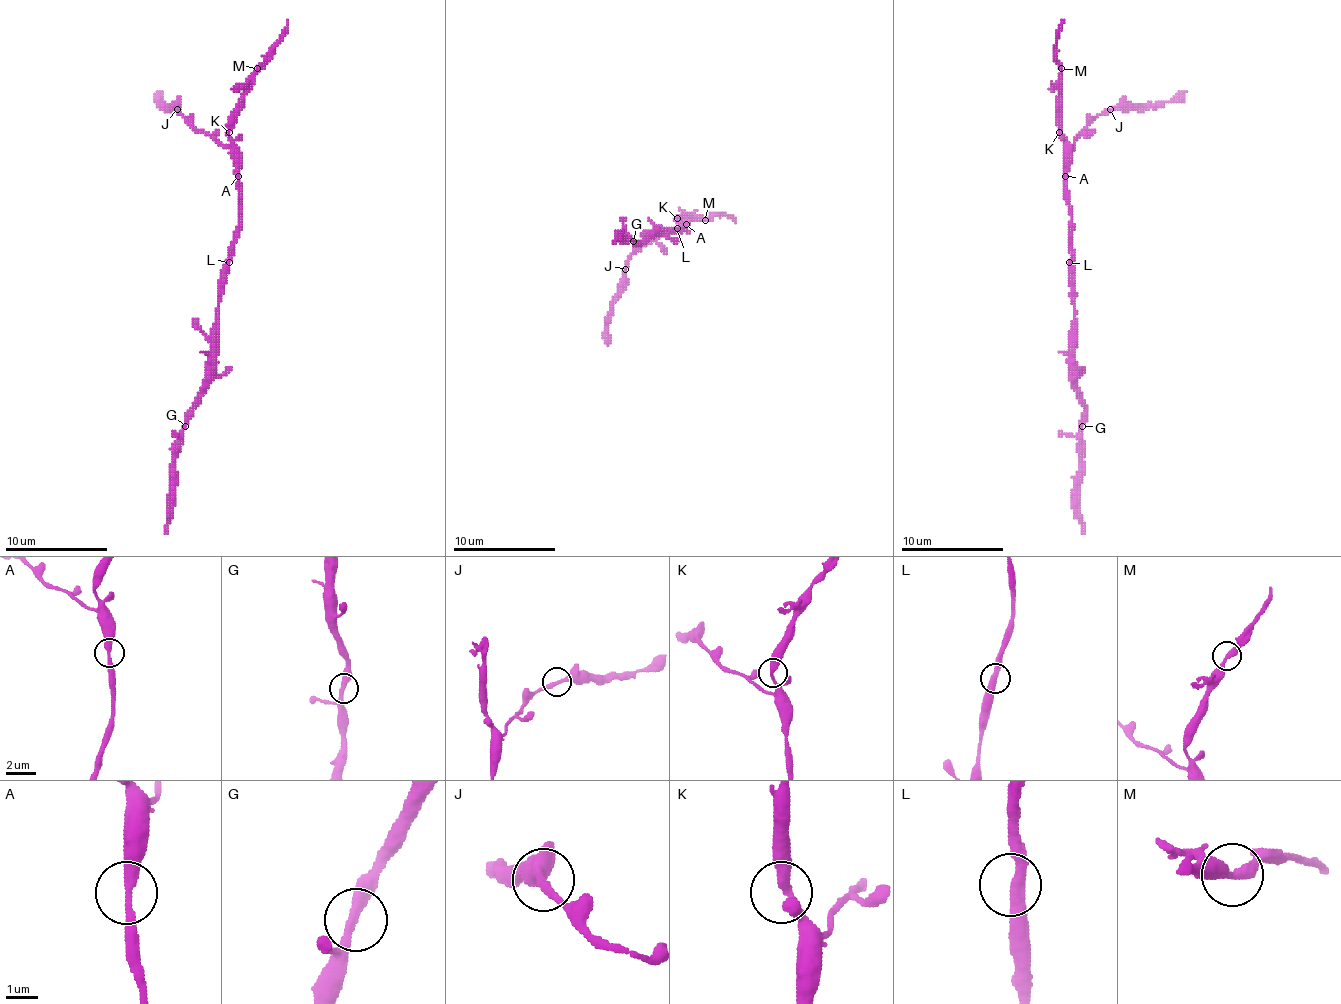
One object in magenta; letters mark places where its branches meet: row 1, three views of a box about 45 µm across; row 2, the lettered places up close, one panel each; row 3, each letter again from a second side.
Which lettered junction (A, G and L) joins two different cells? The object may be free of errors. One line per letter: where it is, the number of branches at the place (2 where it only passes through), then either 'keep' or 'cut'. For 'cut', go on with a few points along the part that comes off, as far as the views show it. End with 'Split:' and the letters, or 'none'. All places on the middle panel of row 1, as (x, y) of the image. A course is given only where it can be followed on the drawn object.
A: at (686, 224); 2 branches meet; keep
G: at (633, 241); 2 branches meet; keep
L: at (677, 228); 2 branches meet; keep
Split: none

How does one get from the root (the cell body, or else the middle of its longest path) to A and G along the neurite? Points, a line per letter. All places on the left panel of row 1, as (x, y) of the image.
A: (226, 262), (239, 224), (239, 176)
G: (226, 262), (226, 283), (218, 303), (216, 372), (185, 426)

